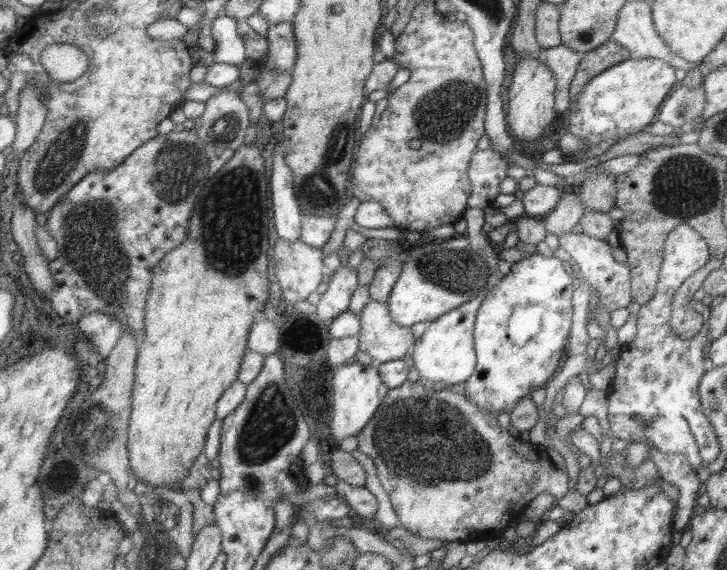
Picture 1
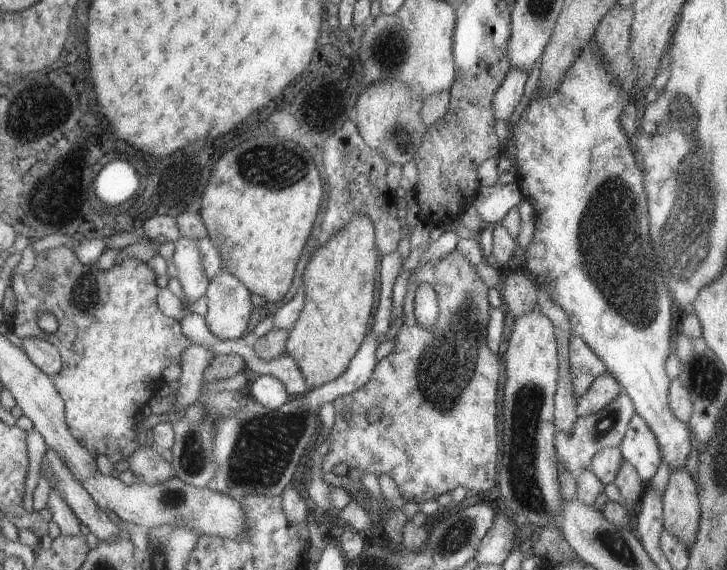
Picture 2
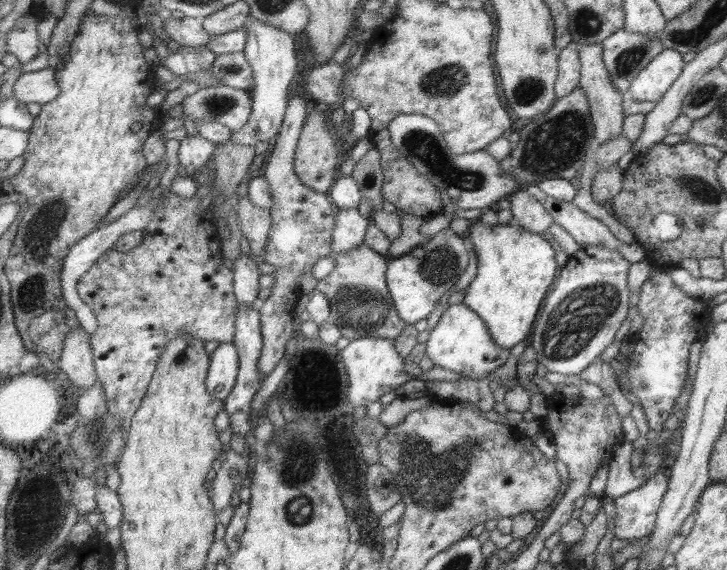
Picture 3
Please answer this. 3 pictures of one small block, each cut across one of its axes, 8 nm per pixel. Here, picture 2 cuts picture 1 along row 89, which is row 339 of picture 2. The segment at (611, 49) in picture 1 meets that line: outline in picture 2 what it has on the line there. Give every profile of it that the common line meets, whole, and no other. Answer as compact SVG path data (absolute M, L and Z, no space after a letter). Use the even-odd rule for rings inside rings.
M574 333L569 336L568 348L571 385L577 400L587 391L593 380L607 370L592 349Z

